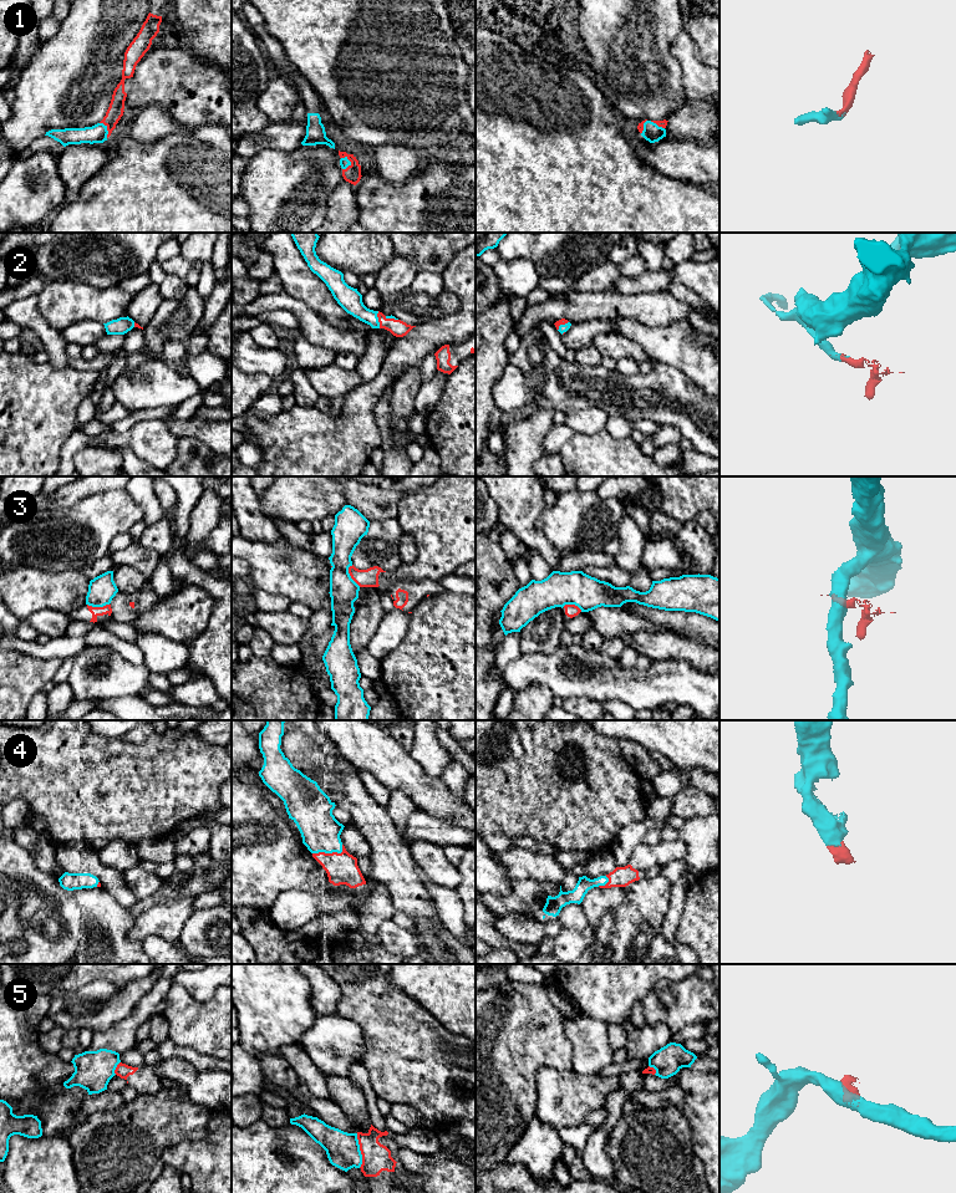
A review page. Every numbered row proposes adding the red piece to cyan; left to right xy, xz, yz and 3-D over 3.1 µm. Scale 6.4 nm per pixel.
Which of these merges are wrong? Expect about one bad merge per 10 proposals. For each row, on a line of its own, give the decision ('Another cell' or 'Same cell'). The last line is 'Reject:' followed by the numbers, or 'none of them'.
1: Same cell
2: Same cell
3: Another cell
4: Same cell
5: Another cell
Reject: 3, 5

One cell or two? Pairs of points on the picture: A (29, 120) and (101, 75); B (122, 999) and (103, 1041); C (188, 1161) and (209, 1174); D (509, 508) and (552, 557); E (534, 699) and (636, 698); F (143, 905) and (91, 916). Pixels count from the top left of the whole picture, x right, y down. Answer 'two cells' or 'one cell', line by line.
A: one cell
B: two cells
C: one cell
D: one cell
E: two cells
F: two cells

